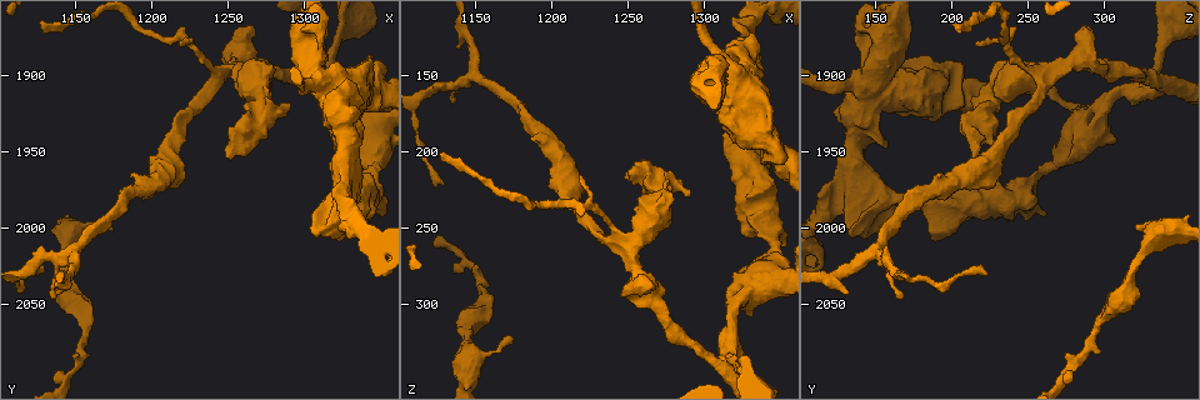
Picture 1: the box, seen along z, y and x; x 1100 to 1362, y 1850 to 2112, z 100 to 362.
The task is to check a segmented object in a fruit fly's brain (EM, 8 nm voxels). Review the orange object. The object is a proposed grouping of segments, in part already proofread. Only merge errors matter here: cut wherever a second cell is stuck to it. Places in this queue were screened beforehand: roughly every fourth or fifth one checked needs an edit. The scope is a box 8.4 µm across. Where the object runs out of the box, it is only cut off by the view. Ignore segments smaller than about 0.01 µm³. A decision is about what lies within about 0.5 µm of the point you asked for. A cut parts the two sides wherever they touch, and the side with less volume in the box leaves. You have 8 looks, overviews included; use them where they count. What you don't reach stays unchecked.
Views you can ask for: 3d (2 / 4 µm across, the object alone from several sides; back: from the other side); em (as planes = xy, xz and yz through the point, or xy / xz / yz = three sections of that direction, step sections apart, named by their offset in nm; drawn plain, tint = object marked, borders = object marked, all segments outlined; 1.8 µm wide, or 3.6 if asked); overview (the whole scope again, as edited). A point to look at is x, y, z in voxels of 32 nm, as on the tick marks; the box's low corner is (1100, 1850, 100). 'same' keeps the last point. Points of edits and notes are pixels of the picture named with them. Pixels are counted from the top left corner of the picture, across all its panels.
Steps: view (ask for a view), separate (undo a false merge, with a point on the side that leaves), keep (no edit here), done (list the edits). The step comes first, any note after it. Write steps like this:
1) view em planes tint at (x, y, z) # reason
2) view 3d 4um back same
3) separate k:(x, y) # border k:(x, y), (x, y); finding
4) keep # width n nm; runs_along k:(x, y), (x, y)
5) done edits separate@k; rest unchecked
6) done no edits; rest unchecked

view em xz step 16 plain at (1150, 2012, 148) # three arms meet

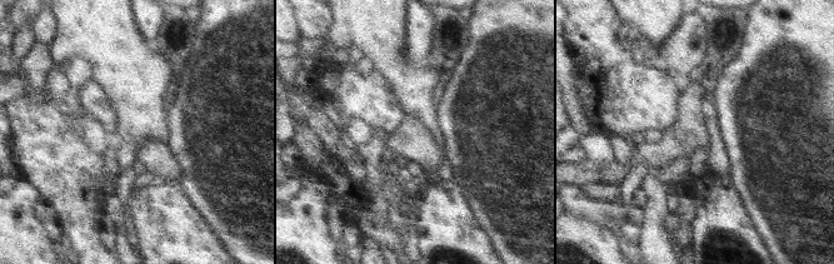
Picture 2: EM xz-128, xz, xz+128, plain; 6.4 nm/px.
view em xz step 16 borders same

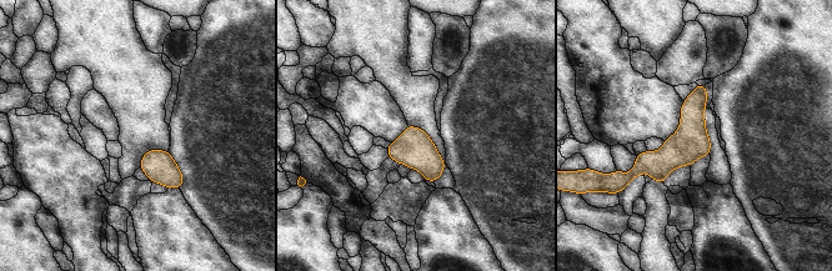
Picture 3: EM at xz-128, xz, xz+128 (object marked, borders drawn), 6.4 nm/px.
keep # continuous, no second cell

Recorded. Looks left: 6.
view 3d 4um at (1308, 1904, 144)

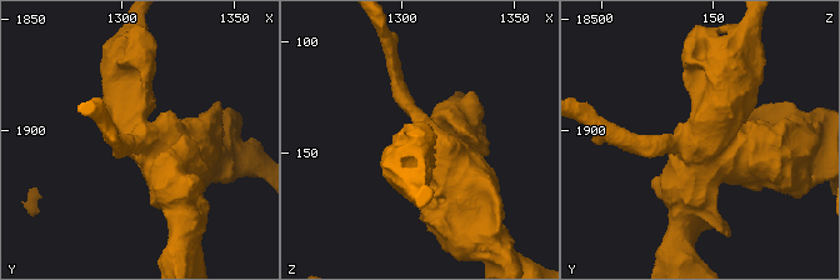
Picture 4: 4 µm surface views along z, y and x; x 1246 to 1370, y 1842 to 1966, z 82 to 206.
view em 3.6um planes tint at (1308, 1904, 144) # now the EM

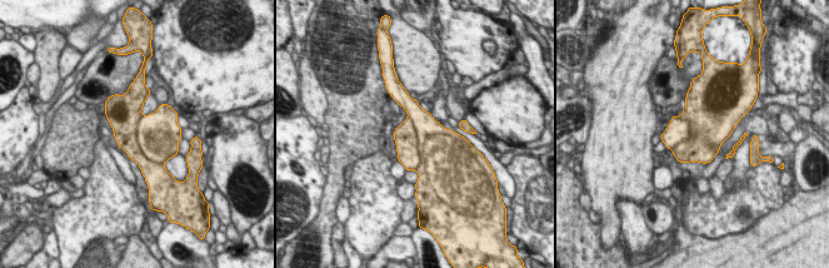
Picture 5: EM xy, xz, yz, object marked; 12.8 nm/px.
separate 5:(155, 137) # two cells meet here

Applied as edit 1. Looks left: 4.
view 3d 4um at (1324, 1976, 136)

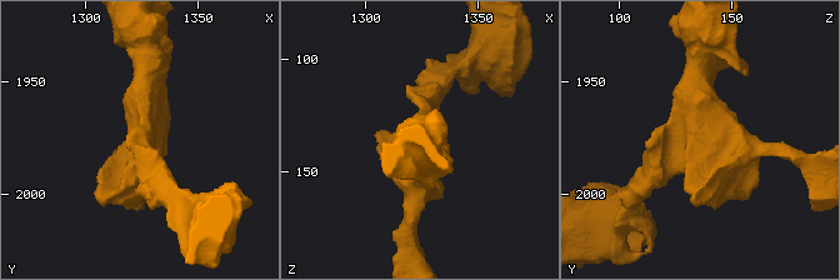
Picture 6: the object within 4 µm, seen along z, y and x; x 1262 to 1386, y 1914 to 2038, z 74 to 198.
view em xz step 8 tint at (1326, 1976, 134)

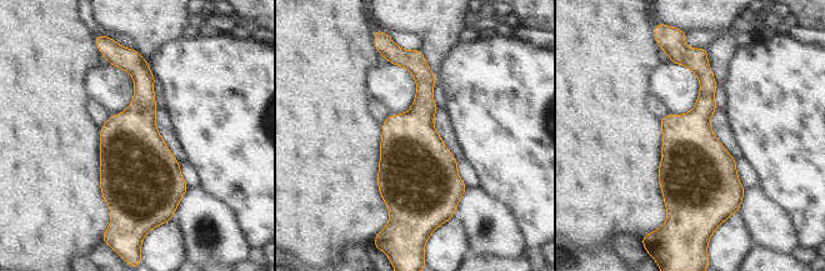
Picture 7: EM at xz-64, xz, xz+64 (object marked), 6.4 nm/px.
view em planes tint same

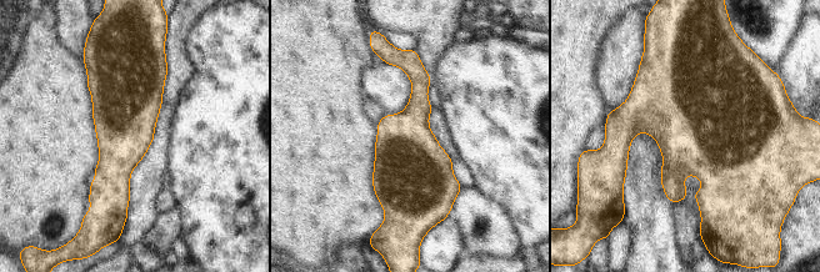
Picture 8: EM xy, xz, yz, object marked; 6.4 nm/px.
keep # width 420 nm; all the same cell

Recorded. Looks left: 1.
done edits separate@5; rest unchecked

